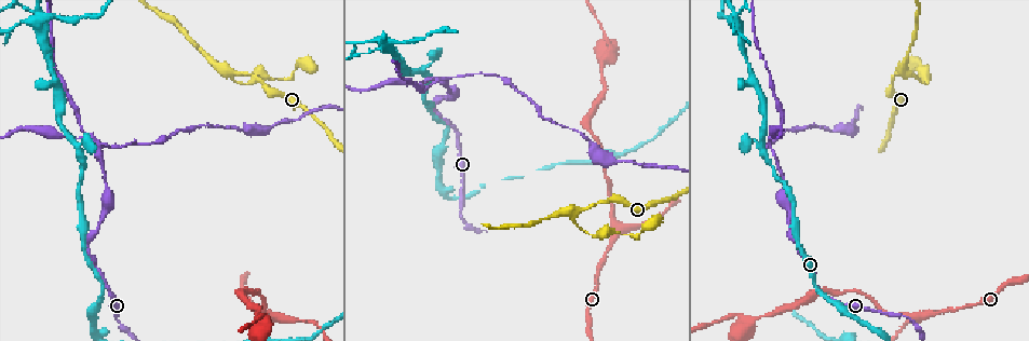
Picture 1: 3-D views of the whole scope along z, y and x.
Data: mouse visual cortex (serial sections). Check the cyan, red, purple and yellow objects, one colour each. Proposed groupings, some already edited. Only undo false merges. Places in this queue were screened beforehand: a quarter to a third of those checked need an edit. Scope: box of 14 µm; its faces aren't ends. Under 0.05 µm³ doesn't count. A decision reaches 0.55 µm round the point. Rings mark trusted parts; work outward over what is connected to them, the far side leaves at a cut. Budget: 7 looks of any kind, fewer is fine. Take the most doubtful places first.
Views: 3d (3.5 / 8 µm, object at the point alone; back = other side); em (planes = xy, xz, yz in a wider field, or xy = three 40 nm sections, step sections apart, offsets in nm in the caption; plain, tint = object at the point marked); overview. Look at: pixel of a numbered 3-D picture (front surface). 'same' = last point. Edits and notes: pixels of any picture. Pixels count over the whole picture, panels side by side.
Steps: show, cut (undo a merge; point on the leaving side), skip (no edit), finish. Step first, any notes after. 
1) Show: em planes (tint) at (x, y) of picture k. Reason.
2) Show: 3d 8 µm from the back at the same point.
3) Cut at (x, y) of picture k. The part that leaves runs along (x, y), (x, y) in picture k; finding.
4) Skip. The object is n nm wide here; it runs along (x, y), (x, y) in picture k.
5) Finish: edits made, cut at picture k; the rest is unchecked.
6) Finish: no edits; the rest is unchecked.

Show: 3d 3.5 µm at (99, 147) of picture 1. Two arms at a narrow angle.

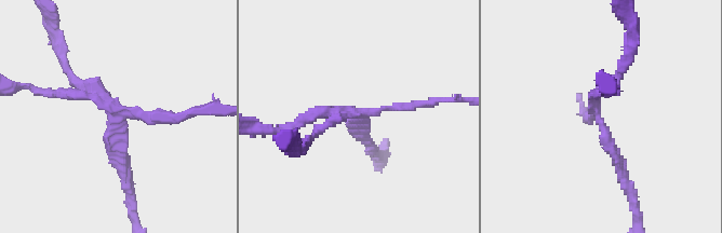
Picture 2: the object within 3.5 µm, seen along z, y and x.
Show: em xy step 5 (tint) at (116, 112) of picture 2. Now the EM.

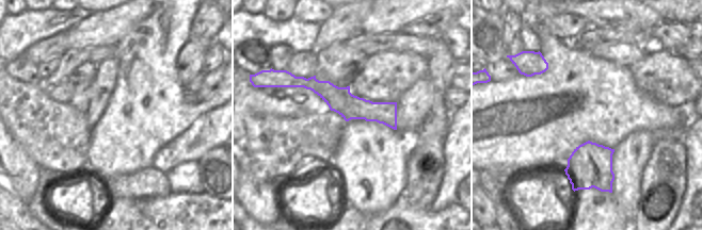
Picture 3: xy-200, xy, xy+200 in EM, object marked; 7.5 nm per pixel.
Cut at (403, 107) of picture 2. The arms are 150, 150, 150, 200 nm wide; the part that leaves runs along (366, 112), (463, 100) in picture 2; two cells meet here.

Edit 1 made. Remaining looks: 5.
Show: overview.

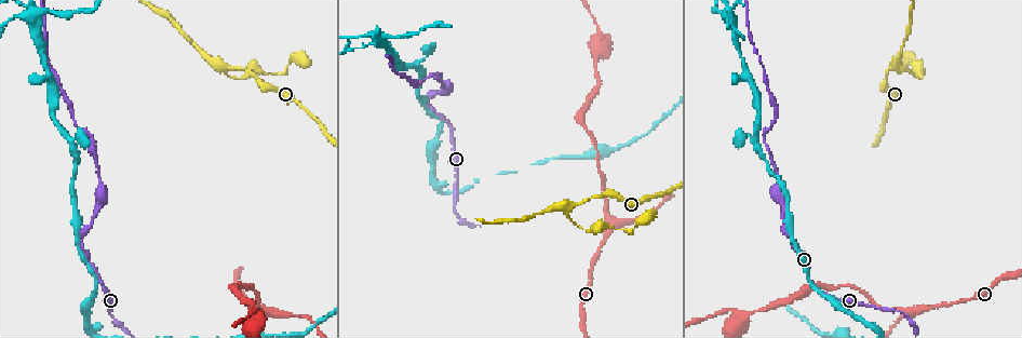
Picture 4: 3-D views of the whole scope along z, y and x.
Show: 3d 3.5 µm at (577, 225) of picture 4. A narrow waist.

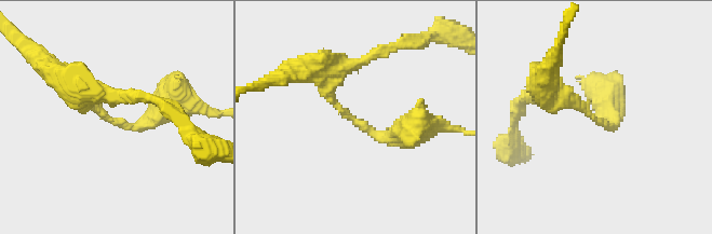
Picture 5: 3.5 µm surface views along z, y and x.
Show: em xy step 2 (tint) at (602, 121) of picture 5.

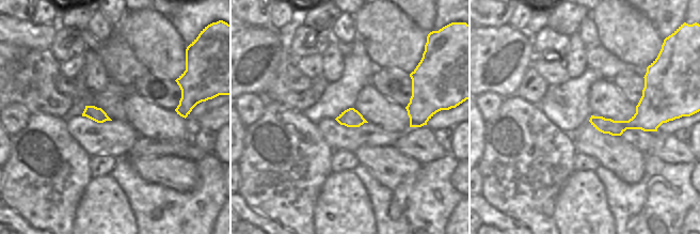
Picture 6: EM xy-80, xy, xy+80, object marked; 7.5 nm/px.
Skip. The arms are 300, 300 nm wide; it runs along (92, 93), (102, 113), (129, 126), (172, 99) in picture 5; one cell here.

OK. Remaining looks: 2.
Show: 3d 8 µm from the back at (34, 13) of picture 4. Thin neck.

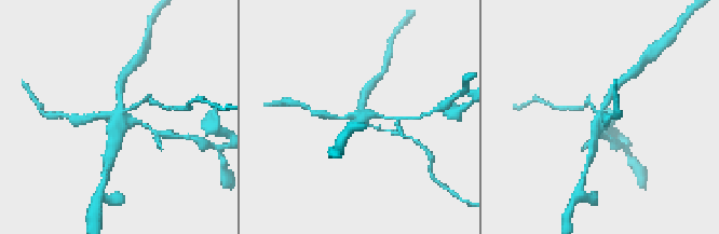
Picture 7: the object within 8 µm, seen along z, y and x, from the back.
Show: 3d 3.5 µm at (358, 118) of picture 7.

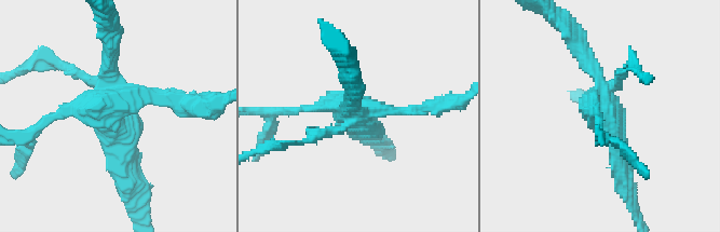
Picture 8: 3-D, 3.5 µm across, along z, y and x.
Cut at (168, 99) of picture 8. The part that leaves runs along (109, 106), (120, 93), (209, 103) in picture 8; a second cell is stuck on.

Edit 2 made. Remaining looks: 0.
Finish: edits made, cut at picture 2, cut at picture 8; the rest is unchecked.

